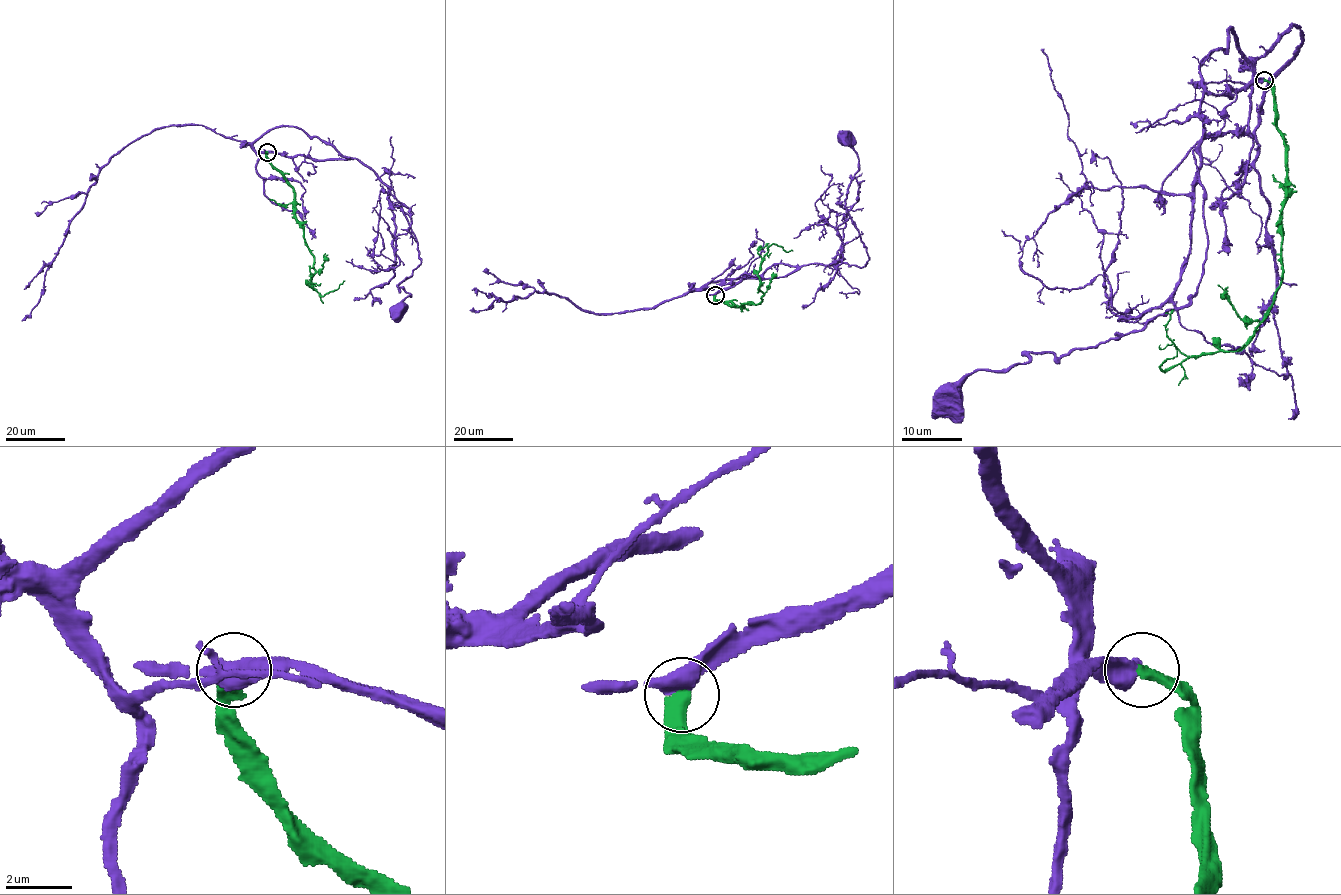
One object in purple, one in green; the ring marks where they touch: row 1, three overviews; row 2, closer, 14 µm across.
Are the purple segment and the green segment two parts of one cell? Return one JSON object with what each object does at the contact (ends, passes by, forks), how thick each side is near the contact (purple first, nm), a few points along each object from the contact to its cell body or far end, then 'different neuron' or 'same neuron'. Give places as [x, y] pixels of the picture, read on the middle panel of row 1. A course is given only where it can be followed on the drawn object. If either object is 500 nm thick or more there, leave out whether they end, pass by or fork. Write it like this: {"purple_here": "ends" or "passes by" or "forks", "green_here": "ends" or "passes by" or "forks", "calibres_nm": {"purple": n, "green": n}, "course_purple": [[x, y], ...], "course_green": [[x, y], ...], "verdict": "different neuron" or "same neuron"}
{"purple_here": "passes by", "green_here": "ends", "calibres_nm": {"purple": 460, "green": 400}, "course_purple": [[714, 295], [743, 279], [784, 277], [810, 263], [866, 263], [845, 207], [858, 164], [845, 139]], "course_green": [[714, 295], [743, 306], [757, 304], [763, 293], [758, 272], [769, 247], [775, 243], [793, 251]], "verdict": "same neuron"}

